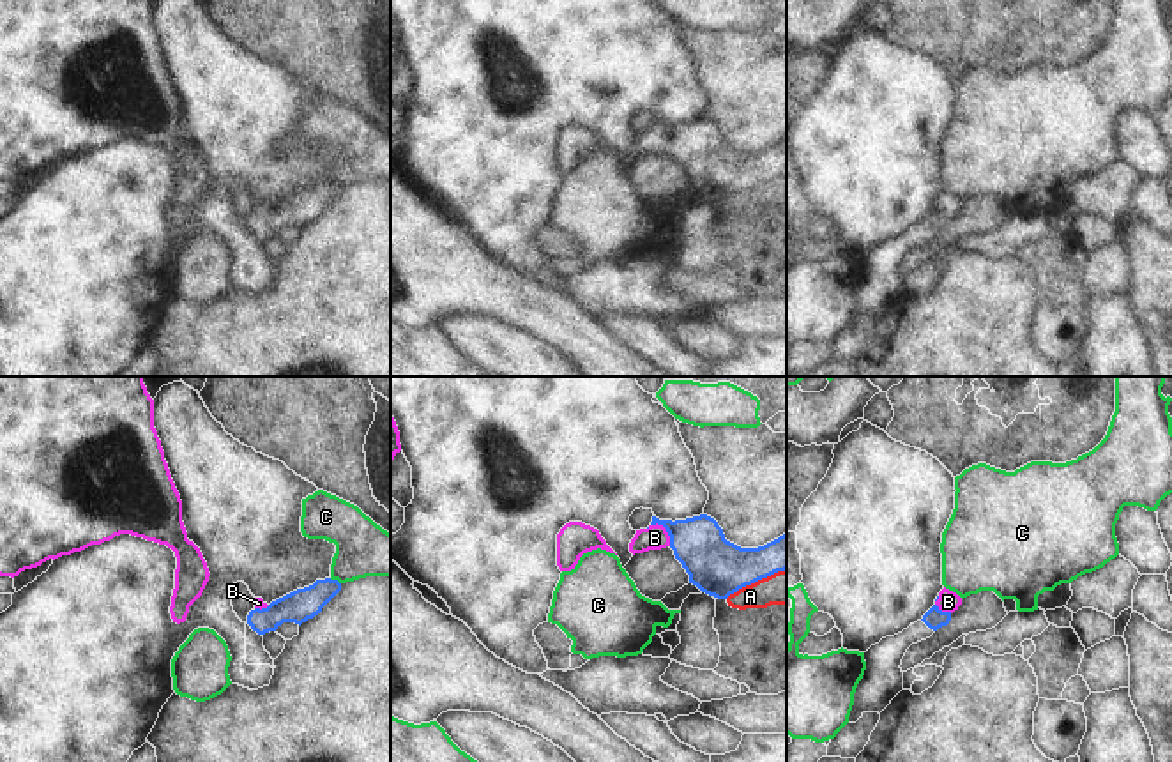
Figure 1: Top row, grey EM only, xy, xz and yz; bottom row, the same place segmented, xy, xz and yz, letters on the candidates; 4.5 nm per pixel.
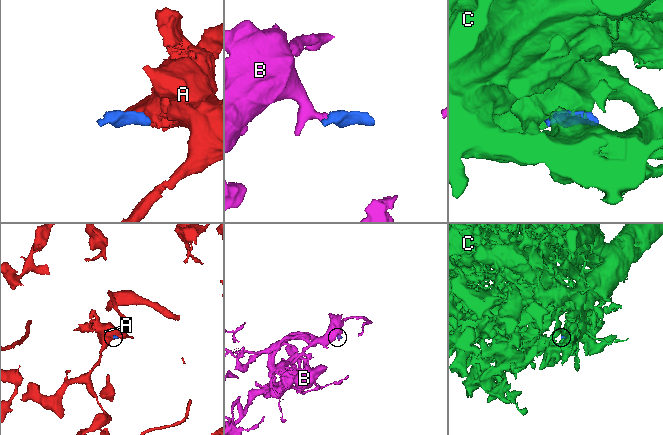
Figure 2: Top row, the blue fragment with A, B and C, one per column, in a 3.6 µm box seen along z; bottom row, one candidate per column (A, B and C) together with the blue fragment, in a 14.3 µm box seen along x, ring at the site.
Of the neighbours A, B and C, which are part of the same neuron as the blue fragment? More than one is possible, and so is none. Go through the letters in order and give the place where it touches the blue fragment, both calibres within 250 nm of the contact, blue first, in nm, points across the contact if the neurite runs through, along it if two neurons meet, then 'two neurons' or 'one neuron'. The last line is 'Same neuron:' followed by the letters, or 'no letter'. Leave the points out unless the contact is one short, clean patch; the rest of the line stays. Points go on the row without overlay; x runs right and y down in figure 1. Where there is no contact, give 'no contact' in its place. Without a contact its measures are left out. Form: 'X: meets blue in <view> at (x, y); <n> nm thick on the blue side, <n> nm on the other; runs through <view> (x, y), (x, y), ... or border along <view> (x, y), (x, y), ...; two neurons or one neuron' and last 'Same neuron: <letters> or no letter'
A: meets blue in xz at (755, 184); 260 nm thick on the blue side, 160 nm on the other; two neurons
B: meets blue in xz at (665, 131); 240 nm thick on the blue side, 110 nm on the other; runs through xz (699, 147), (672, 138), (665, 131), (654, 142); one neuron
C: meets blue in xy at (334, 184); 150 nm thick on the blue side, 260 nm on the other; two neurons
Same neuron: B

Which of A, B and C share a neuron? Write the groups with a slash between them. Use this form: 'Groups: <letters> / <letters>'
Groups: A / B / C.

